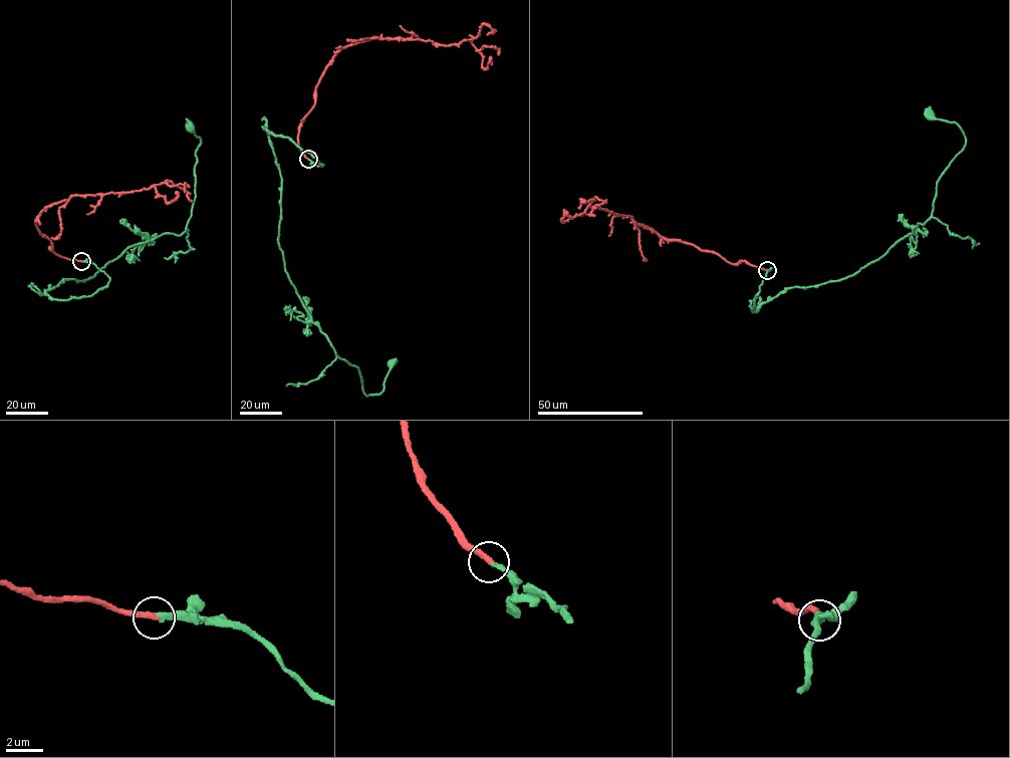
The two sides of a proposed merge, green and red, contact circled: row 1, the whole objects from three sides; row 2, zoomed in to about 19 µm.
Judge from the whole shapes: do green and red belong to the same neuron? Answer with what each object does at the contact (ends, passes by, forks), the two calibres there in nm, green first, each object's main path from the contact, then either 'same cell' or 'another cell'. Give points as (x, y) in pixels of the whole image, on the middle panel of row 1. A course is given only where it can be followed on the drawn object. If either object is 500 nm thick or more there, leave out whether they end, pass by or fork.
green ends | red ends | 280/320 nm | green via (308, 159), (323, 165), (269, 134), (285, 270), (365, 395), (383, 391), (391, 363) | red via (308, 159), (300, 124), (342, 48), (372, 38), (468, 40), (483, 67), (488, 63) | same cell

